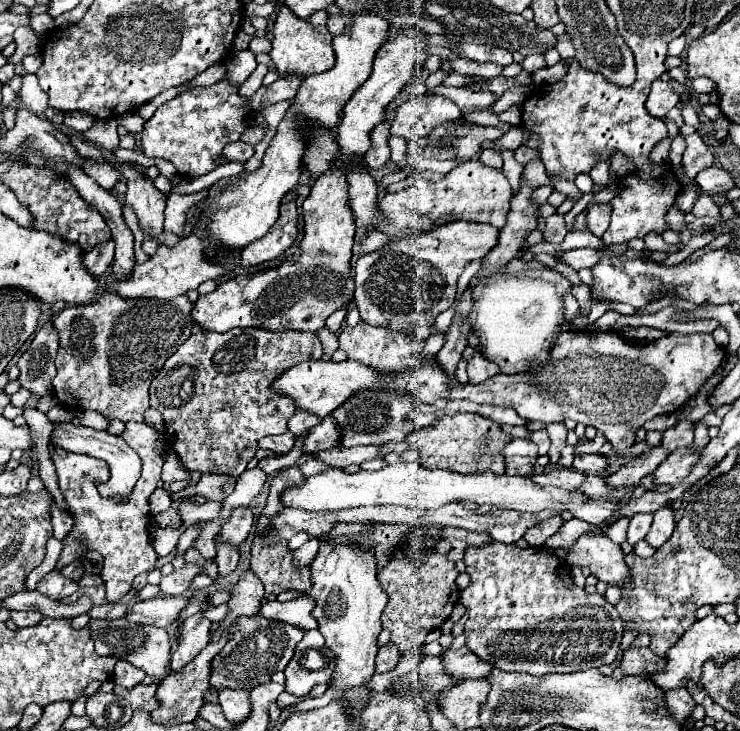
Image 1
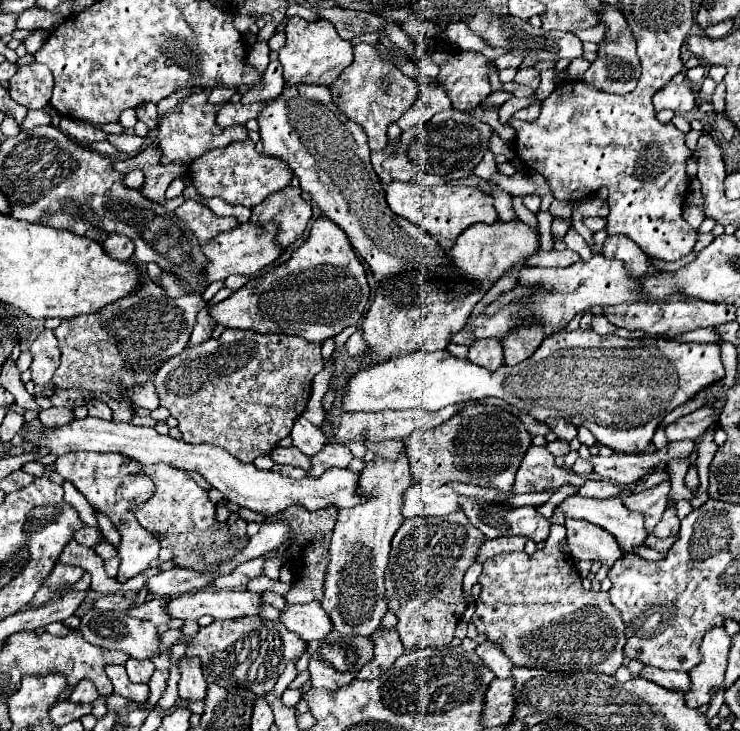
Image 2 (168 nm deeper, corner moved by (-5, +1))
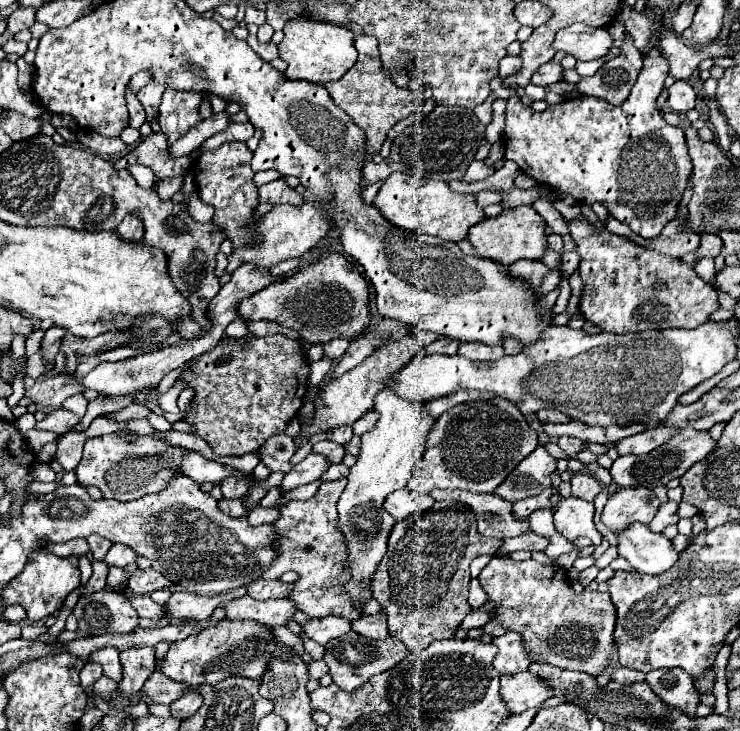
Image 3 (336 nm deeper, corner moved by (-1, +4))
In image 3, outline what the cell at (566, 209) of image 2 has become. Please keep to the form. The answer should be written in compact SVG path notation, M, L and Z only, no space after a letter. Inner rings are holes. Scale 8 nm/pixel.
M576 217L570 221L570 235L572 239L576 241L578 245L578 255L580 255L580 277L584 281L584 291L582 291L582 297L580 297L580 313L586 321L590 321L592 325L596 325L600 331L604 333L616 333L616 335L622 335L622 333L634 333L634 331L648 331L648 329L668 329L668 327L682 327L682 329L694 329L698 325L702 325L704 321L708 321L710 313L714 313L720 305L718 305L718 295L714 291L712 285L708 285L706 281L702 281L696 273L694 273L694 267L684 263L682 259L672 259L670 255L664 255L664 253L658 253L658 251L652 251L652 249L644 249L644 247L638 247L634 245L630 239L626 237L620 237L620 235L614 235L610 233L608 229L594 229L594 225L586 219L586 217Z

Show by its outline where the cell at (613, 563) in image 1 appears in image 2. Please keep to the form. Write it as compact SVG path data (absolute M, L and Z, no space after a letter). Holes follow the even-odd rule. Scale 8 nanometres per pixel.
M566 518L566 530L568 530L568 548L574 562L600 562L606 566L612 566L618 558L622 558L620 546L616 546L616 538L608 534L604 528L584 522Z

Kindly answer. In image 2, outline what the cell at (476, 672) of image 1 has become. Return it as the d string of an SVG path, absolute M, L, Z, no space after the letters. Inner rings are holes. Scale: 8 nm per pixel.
M484 642L480 646L476 646L476 656L482 658L482 662L496 674L496 678L508 678L510 676L510 670L512 670L512 662L502 654L502 650L492 644L492 642Z

